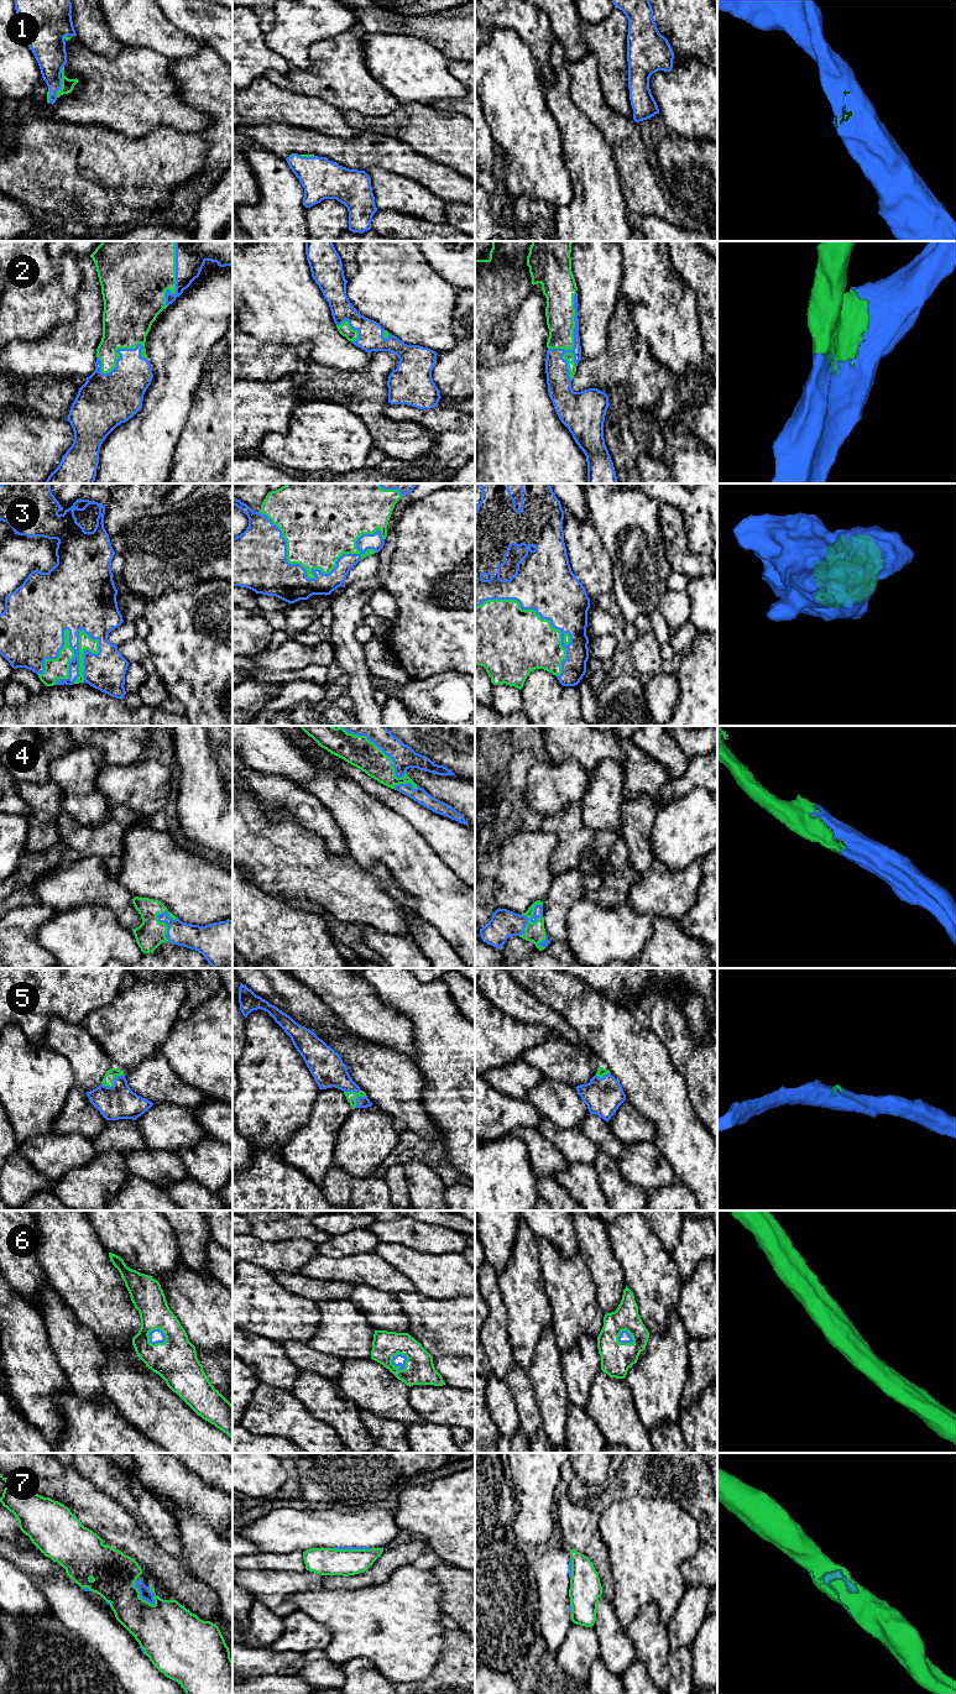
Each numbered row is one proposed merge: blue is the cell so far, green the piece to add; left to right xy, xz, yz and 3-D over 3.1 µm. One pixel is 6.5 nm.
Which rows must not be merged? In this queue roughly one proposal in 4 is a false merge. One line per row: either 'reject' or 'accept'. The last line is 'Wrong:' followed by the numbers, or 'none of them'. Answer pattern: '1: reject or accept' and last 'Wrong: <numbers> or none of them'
1: accept
2: accept
3: accept
4: accept
5: accept
6: accept
7: reject
Wrong: 7

